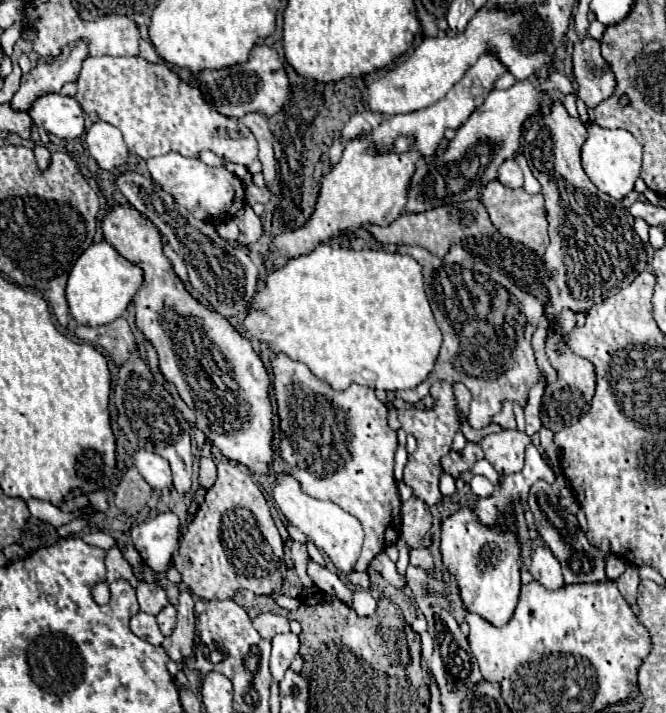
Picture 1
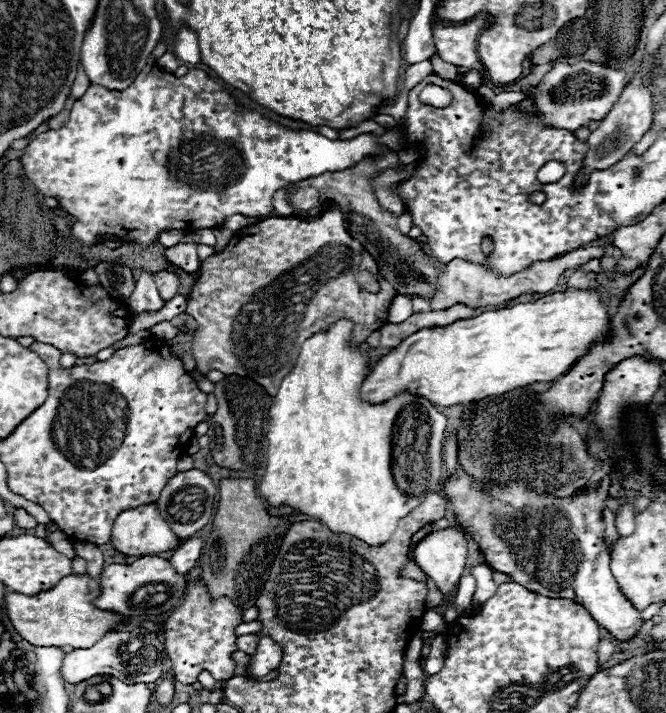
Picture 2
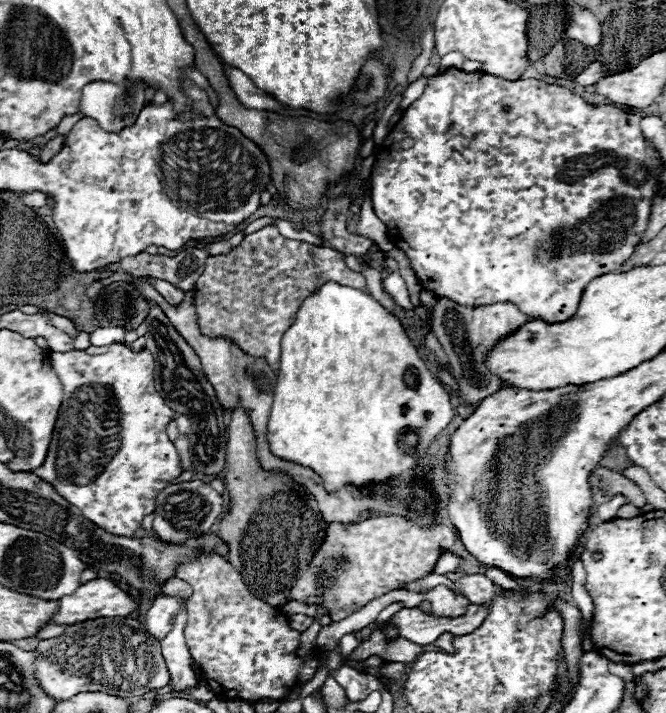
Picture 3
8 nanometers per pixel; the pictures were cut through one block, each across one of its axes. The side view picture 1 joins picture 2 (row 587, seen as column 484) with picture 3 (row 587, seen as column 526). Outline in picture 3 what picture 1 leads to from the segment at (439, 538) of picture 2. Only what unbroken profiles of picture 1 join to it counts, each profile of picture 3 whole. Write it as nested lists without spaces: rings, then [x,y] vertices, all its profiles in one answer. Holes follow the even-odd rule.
[[[436,586],[426,594],[426,600],[432,604],[432,614],[436,618],[458,618],[466,614],[466,606],[470,604],[464,596],[448,590],[446,586]]]

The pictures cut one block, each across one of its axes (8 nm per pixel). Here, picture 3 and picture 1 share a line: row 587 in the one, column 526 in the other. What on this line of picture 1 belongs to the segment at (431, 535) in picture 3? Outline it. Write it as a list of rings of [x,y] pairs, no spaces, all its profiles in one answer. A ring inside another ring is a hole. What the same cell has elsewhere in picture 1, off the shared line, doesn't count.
[[[400,246],[398,252],[408,254],[422,264],[428,302],[444,334],[434,372],[416,390],[400,392],[402,400],[416,404],[420,396],[428,394],[428,386],[434,380],[446,380],[452,384],[462,382],[472,394],[468,414],[472,428],[488,426],[490,418],[500,410],[502,400],[512,400],[524,408],[530,388],[542,376],[530,342],[544,316],[540,302],[516,288],[506,276],[498,274],[482,260],[472,258],[460,246],[452,246],[444,258],[436,258],[420,246]],[[508,286],[514,290],[514,298],[508,292]],[[464,370],[474,374],[466,374]]]

